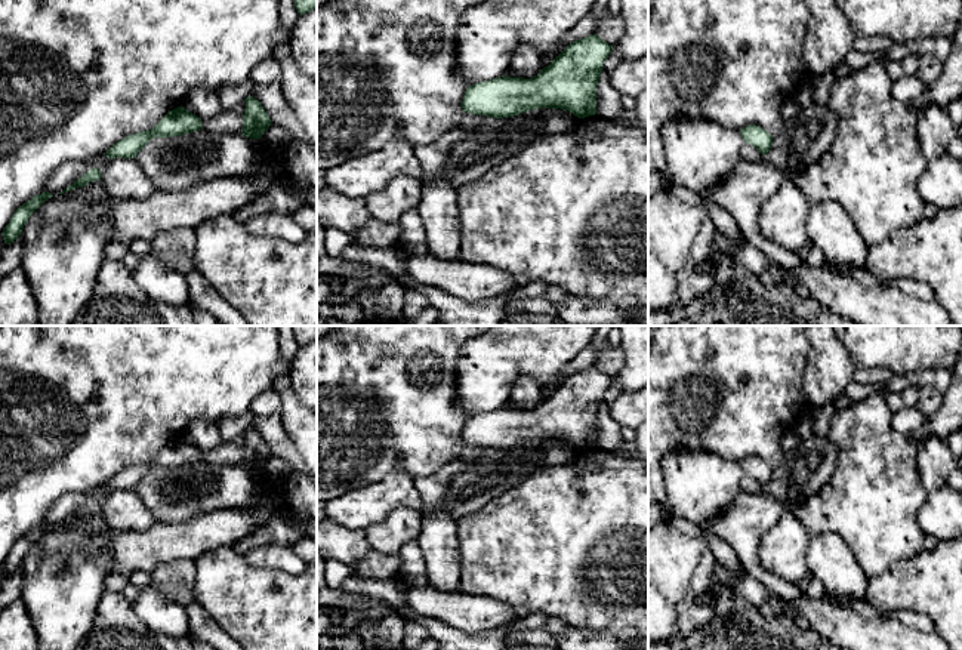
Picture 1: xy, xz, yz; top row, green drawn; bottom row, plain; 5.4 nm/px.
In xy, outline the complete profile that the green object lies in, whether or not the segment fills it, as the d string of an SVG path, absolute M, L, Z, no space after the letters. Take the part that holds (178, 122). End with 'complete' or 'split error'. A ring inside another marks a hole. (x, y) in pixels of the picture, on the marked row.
M182 105L169 111L152 129L138 132L115 142L105 155L108 158L135 158L152 138L170 138L203 129L201 118Z | complete

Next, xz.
M591 34L570 43L531 78L502 76L468 86L462 110L494 118L554 108L579 118L596 114L596 86L613 46Z | complete

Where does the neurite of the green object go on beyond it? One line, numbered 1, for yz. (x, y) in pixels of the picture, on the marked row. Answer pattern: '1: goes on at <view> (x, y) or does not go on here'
1: does not go on here

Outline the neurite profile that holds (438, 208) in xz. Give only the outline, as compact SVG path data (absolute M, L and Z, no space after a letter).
M425 173L422 200L416 207L426 232L428 253L453 264L460 250L460 212L457 188L444 175Z

